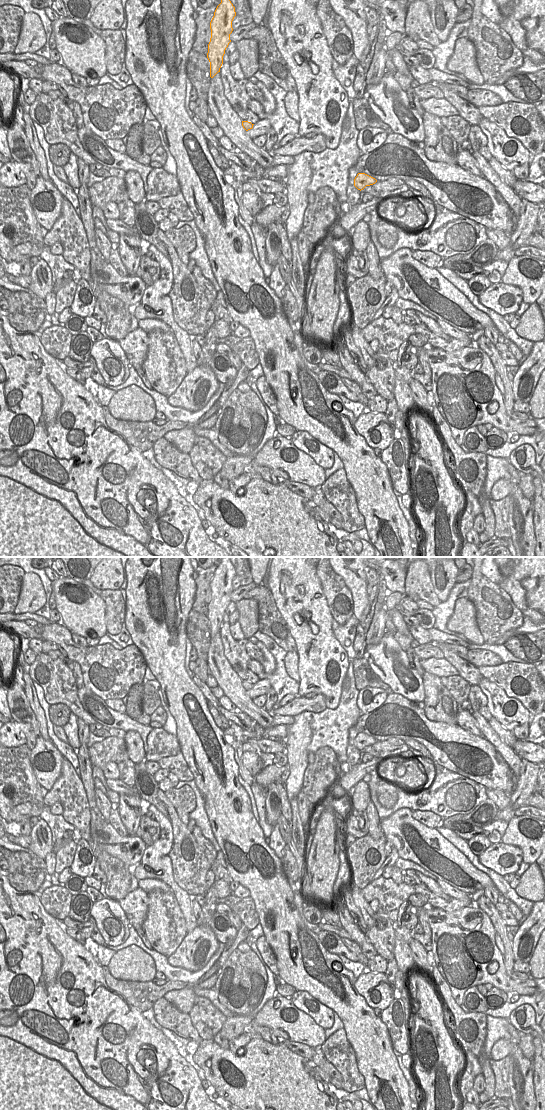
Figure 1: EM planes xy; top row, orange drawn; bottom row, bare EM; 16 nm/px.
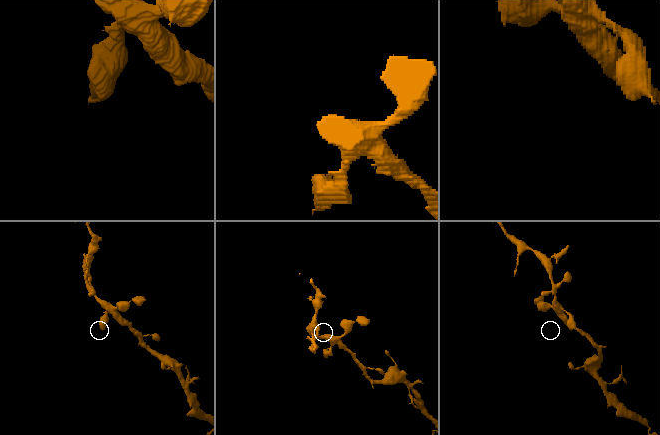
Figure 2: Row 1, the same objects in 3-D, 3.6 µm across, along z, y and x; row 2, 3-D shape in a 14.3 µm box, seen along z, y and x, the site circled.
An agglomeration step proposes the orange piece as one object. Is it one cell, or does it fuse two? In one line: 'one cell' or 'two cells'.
one cell

